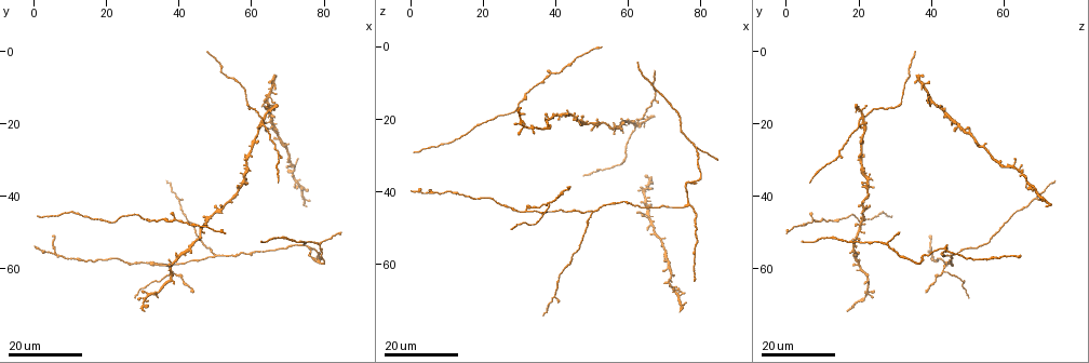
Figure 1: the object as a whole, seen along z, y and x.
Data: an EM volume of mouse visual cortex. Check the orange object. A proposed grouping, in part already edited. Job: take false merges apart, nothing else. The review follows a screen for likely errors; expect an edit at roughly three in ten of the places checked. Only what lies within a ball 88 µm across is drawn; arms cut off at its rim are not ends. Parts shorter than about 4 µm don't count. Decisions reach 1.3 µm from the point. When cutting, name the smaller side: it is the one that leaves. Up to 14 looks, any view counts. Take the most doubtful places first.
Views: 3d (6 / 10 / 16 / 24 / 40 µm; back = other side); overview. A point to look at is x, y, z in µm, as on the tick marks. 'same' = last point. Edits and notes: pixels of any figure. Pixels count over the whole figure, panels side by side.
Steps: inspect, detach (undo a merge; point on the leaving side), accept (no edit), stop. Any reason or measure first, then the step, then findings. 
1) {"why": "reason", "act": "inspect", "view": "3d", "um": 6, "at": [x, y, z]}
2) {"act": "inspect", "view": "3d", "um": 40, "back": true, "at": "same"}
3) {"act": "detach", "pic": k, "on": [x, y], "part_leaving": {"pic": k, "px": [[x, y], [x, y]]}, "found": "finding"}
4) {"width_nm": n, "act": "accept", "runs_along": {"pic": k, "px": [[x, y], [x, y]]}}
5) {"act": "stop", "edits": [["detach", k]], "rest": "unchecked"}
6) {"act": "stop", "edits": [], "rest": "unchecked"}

{"why": "four-way junction", "act": "inspect", "view": "3d", "um": 24, "at": [63.0, 19.5, 21.0]}

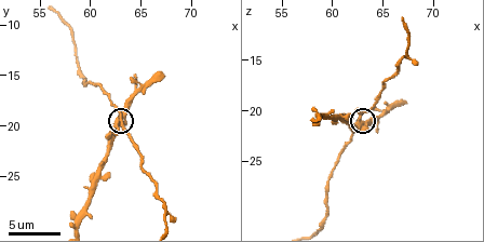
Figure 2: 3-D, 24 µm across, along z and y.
{"act": "inspect", "view": "3d", "um": 10, "at": [62.6, 20.0, 20.8]}

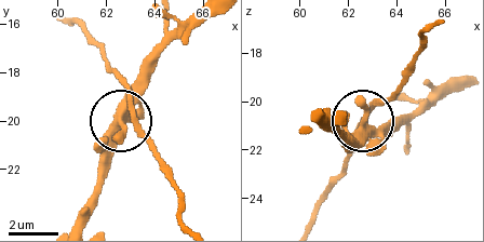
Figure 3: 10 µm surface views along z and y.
{"side_arm_um": 24, "arms": 4, "act": "accept", "found": "all the same neuron"}

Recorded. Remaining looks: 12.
{"why": "three-way junction", "act": "inspect", "view": "3d", "um": 16, "at": [32.0, 59.0, 45.0]}

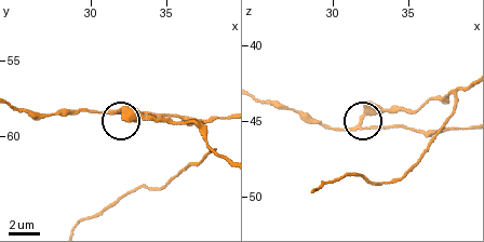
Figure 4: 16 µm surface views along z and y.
{"act": "inspect", "view": "3d", "um": 6, "at": [31.6, 58.4, 45.2]}

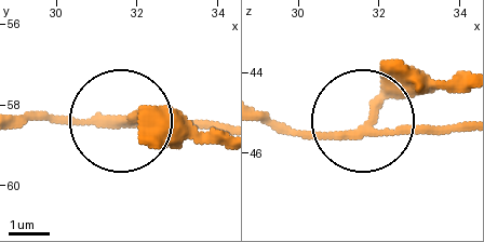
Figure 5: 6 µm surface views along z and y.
{"width_nm": 200, "act": "detach", "pic": 5, "on": [391, 86], "part_leaving": {"pic": 5, "px": [[115, 119], [214, 130]]}, "found": "two neurons meet here"}

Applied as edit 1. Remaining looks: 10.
{"why": "branch point", "act": "inspect", "view": "3d", "um": 16, "at": [6.0, 55.5, 40.0]}

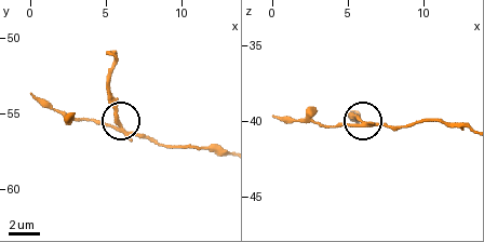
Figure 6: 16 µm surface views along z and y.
{"act": "inspect", "view": "3d", "um": 10, "at": [5.8, 55.6, 40.0]}

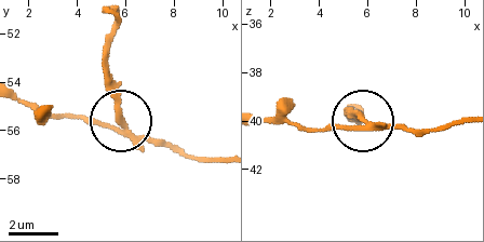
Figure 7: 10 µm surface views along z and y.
{"act": "inspect", "view": "3d", "um": 10, "back": true, "at": [5.8, 55.6, 40.1]}

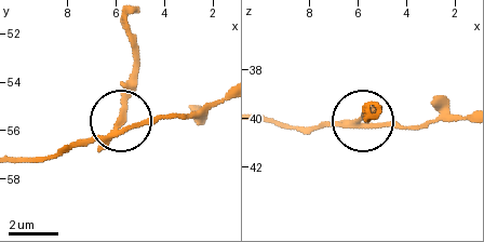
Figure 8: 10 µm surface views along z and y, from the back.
{"width_nm": 210, "act": "detach", "pic": 8, "on": [120, 103], "found": "two neurons meet here"}

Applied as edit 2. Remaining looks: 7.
{"act": "inspect", "view": "3d", "um": 24, "at": [50.0, 56.5, 46.0]}

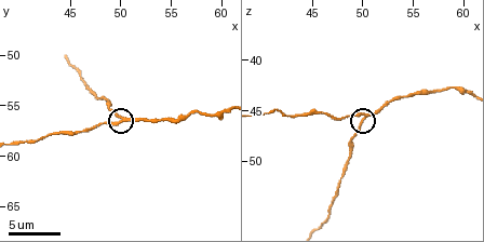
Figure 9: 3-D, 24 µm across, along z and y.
{"act": "inspect", "view": "3d", "um": 10, "at": [50.0, 56.2, 45.8]}

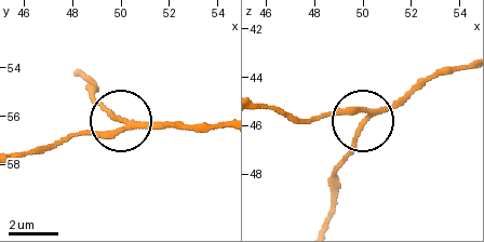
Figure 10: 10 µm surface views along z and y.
{"act": "accept", "runs_along": {"pic": 10, "px": [[462, 66], [438, 70], [370, 113], [355, 149], [328, 178]]}, "found": "one neuron here"}

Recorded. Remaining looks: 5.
{"why": "four or more arms meet", "act": "inspect", "view": "3d", "um": 16, "at": [39.5, 57.0, 19.5]}

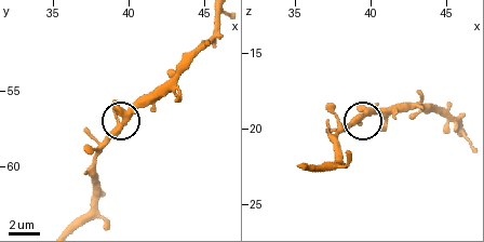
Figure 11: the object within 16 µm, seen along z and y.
{"act": "inspect", "view": "3d", "um": 6, "at": [39.6, 57.0, 19.2]}

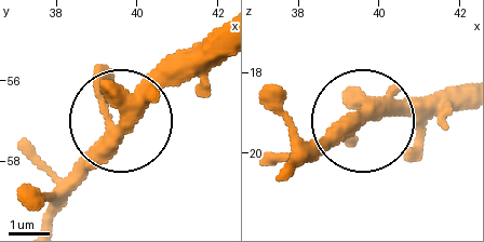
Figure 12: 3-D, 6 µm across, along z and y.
{"side_arm_um": 23, "act": "accept", "runs_along": {"pic": 12, "px": [[222, 24], [50, 192]]}, "found": "all the same neuron"}

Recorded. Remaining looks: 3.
{"why": "thin arm on a thick one", "act": "inspect", "view": "3d", "um": 24, "at": [79.0, 52.5, 28.0]}

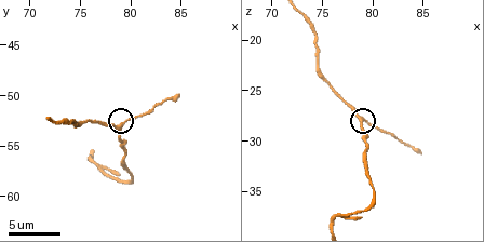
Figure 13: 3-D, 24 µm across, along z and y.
{"why": "closer look", "act": "inspect", "view": "3d", "um": 6, "at": [78.8, 53.0, 27.6]}

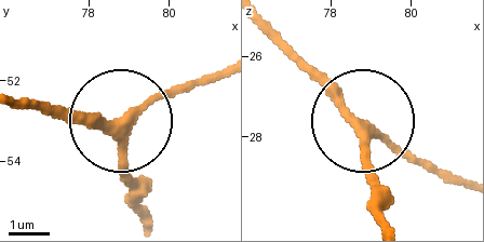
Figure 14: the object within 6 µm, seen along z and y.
{"act": "accept", "runs_along": {"pic": 14, "px": [[148, 213], [124, 123], [159, 93], [217, 72]]}, "found": "continuous, no second neuron"}

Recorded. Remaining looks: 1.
{"act": "stop", "edits": [["detach", 5], ["detach", 8]], "rest": "unchecked"}

